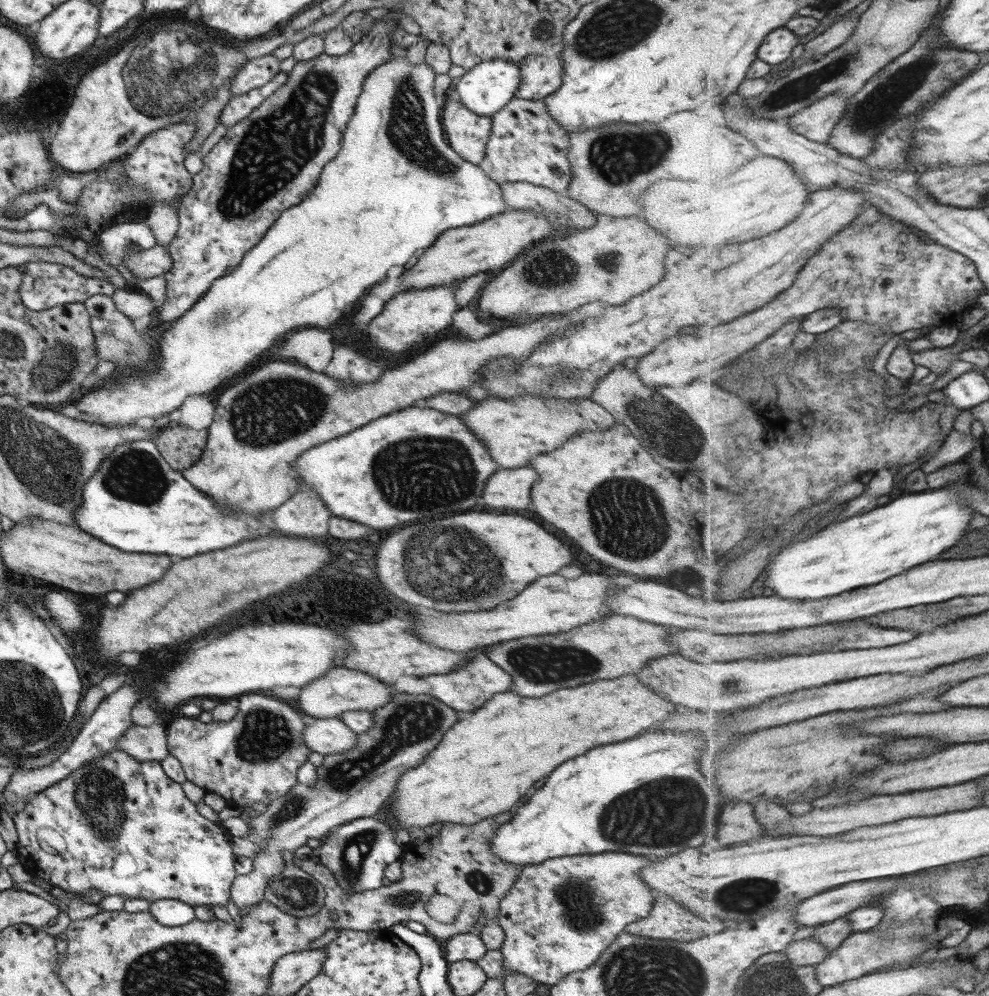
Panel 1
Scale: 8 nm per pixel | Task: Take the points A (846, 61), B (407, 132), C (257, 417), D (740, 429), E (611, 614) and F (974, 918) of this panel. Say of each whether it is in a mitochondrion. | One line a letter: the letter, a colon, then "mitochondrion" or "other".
A: mitochondrion
B: mitochondrion
C: mitochondrion
D: other
E: other
F: other

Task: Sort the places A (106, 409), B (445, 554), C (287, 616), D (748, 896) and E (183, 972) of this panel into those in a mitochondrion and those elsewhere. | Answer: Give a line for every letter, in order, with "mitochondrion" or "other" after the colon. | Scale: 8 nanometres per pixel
A: other
B: mitochondrion
C: other
D: mitochondrion
E: mitochondrion

